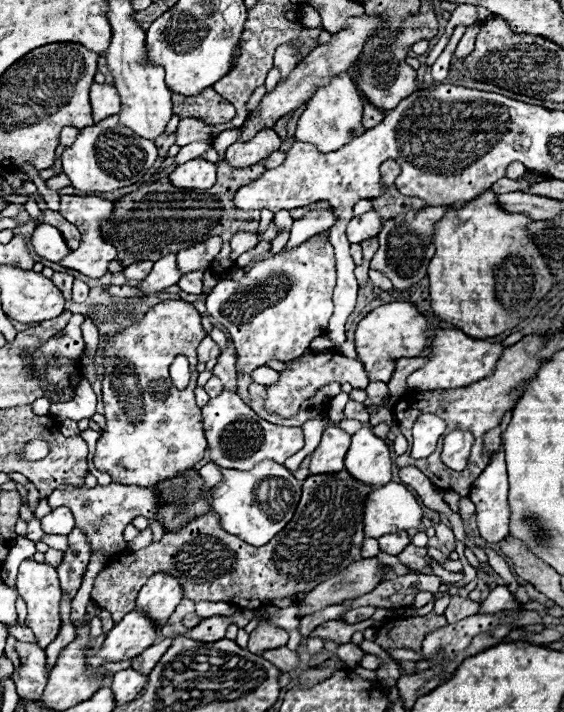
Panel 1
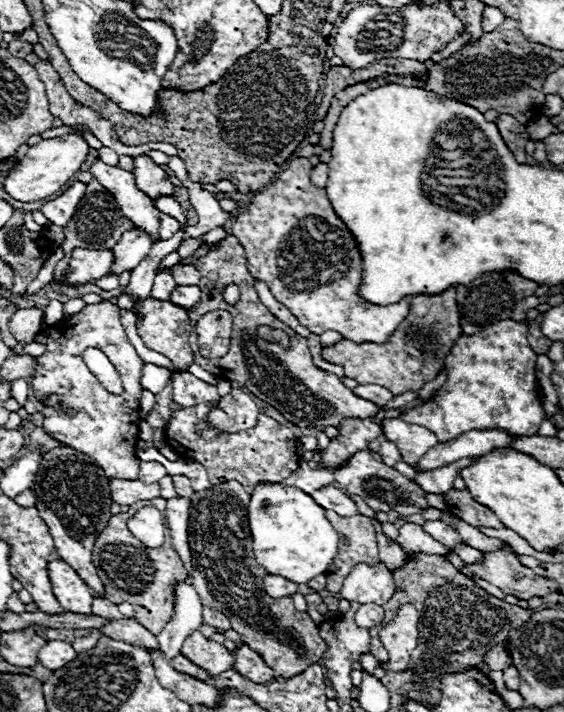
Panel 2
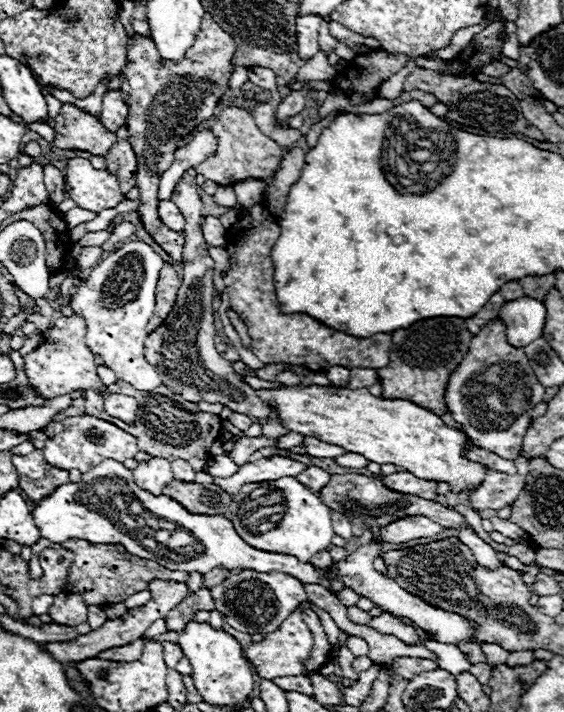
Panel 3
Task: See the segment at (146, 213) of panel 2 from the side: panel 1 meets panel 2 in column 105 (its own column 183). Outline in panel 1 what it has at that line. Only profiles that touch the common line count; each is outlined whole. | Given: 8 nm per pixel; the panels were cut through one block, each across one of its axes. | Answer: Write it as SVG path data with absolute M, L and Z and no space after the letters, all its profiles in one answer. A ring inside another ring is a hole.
M198 156L176 166L176 170L168 178L170 182L174 182L174 186L206 190L216 182L216 164Z

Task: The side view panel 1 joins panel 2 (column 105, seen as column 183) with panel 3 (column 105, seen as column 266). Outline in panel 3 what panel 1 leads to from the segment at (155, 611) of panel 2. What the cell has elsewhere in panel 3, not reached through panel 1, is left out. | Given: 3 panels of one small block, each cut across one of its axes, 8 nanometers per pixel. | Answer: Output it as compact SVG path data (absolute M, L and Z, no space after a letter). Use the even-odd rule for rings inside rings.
M70 540L70 542L62 542L62 544L50 544L50 548L54 548L54 550L66 548L74 554L74 562L66 576L66 588L68 588L68 592L82 594L86 598L88 606L108 606L108 604L124 602L134 592L146 590L150 580L154 580L154 578L170 578L176 582L188 580L186 572L168 570L154 560L144 560L144 558L132 556L120 544L92 544L86 540Z

